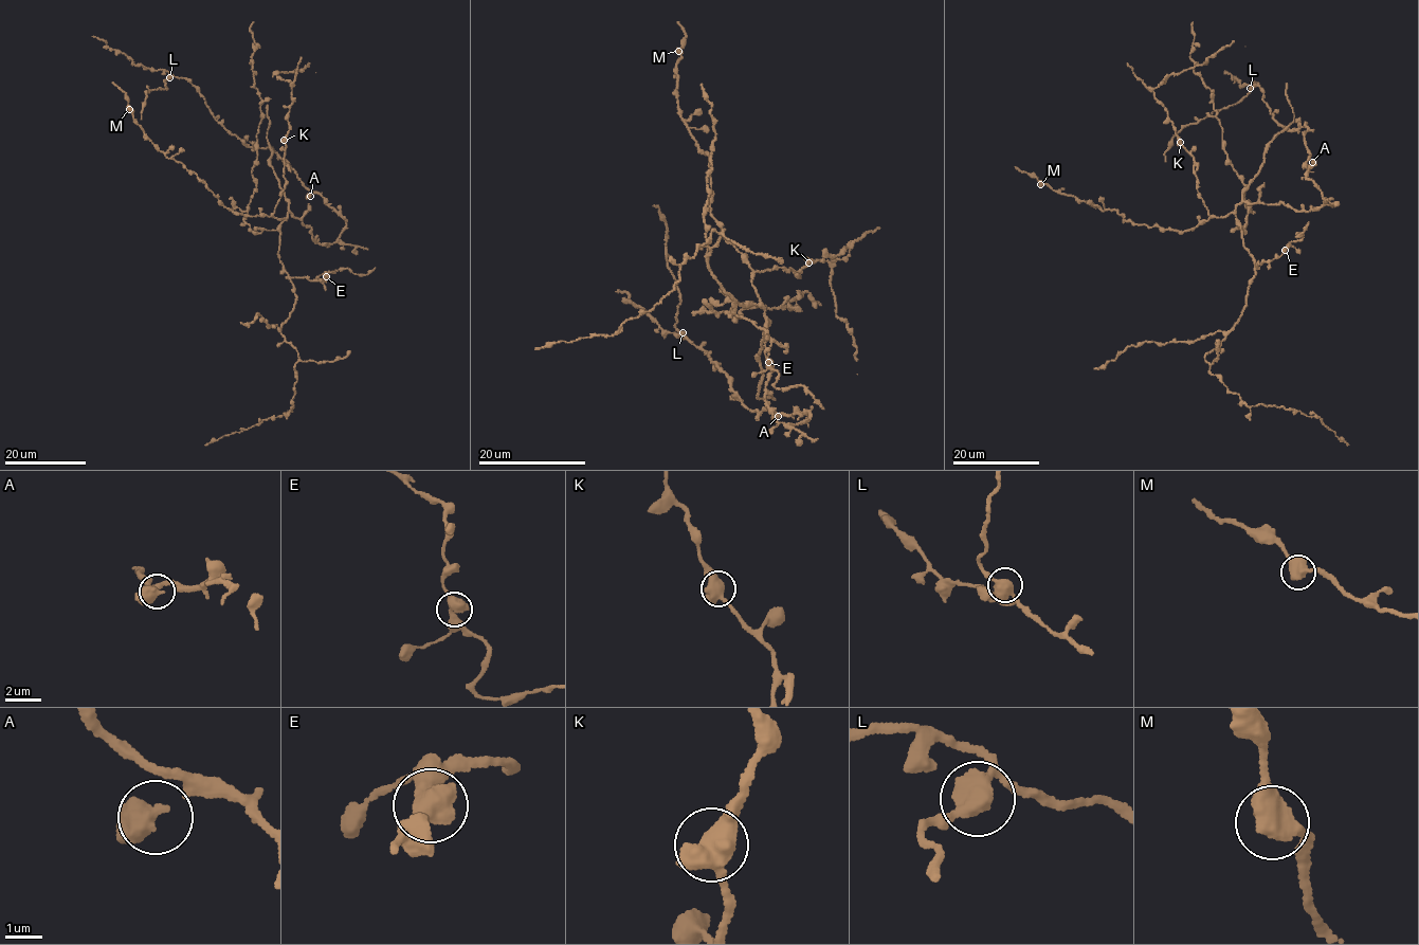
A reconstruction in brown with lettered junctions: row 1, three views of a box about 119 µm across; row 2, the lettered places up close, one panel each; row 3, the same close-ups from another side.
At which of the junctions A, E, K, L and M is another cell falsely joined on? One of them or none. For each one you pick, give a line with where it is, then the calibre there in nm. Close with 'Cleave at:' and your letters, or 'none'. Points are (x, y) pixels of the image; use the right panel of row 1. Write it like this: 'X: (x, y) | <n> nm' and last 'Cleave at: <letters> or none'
L: (1250, 88) | 600 nm
Cleave at: L

